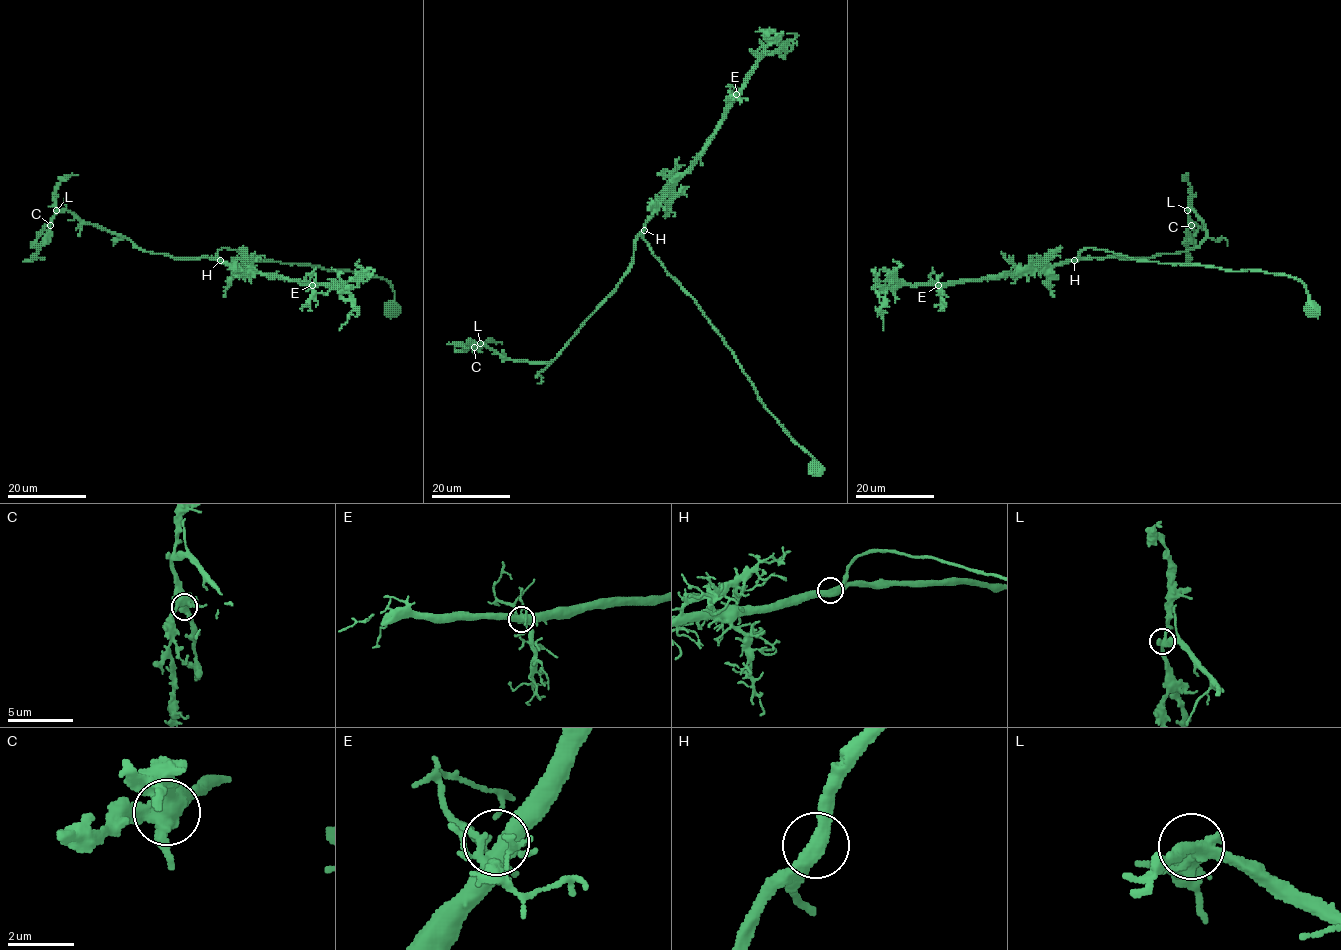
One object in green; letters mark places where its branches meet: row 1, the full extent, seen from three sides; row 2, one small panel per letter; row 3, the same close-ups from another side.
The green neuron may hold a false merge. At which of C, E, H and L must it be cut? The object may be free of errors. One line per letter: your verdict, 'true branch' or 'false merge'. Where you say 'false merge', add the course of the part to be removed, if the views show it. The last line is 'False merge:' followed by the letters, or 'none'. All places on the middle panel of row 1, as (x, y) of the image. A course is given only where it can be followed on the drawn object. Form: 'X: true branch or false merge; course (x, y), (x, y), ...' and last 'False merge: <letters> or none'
C: true branch
E: true branch
H: true branch
L: true branch
False merge: none

